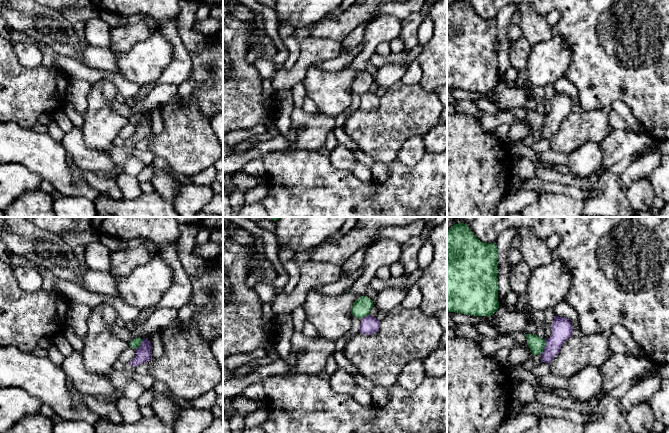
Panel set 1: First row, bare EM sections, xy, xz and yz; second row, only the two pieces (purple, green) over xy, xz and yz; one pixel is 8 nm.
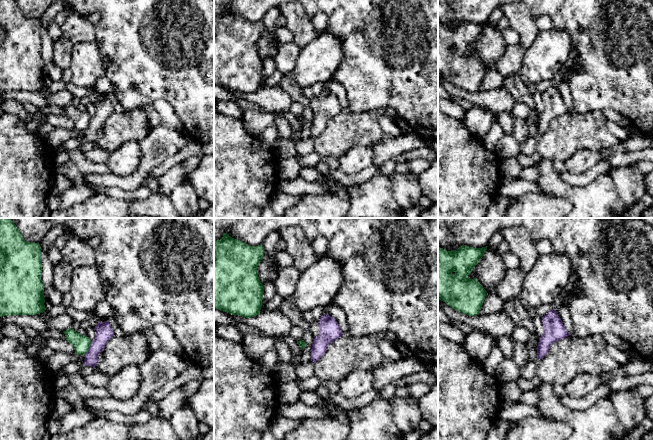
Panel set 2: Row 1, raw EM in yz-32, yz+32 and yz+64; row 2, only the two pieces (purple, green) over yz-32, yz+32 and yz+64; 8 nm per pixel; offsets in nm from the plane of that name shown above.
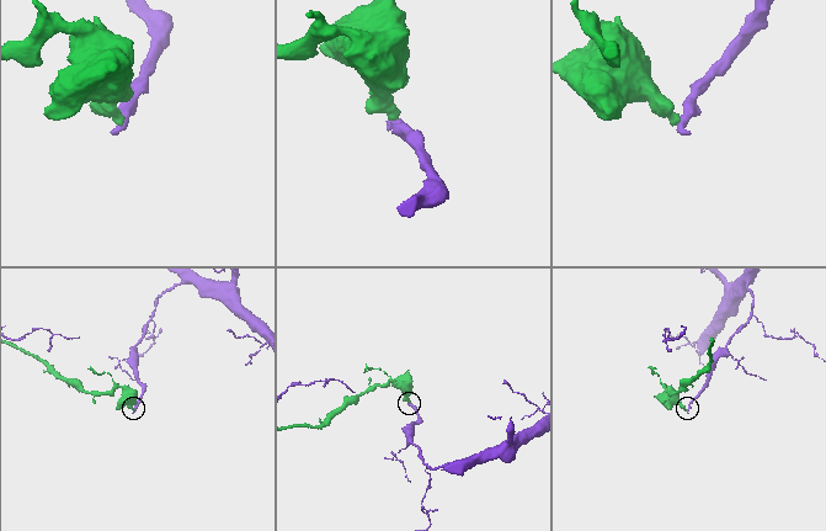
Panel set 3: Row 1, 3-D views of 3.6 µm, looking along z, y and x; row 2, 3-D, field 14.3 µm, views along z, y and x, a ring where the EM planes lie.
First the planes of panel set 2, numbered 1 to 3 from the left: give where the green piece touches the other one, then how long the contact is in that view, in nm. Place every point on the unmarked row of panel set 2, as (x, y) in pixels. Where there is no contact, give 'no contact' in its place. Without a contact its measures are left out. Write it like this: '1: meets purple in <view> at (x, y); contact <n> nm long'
1: meets purple in yz-32 at (89, 124); contact 130 nm long
2: no contact
3: no contact

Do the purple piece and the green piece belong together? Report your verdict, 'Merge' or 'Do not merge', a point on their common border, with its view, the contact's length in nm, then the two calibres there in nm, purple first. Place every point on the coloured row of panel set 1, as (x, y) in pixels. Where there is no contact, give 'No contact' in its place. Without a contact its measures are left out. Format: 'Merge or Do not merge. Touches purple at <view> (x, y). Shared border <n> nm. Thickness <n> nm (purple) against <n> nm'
Do not merge. Touches purple at yz (545, 346). Shared border 130 nm. Thickness 170 nm (purple) against 120 nm

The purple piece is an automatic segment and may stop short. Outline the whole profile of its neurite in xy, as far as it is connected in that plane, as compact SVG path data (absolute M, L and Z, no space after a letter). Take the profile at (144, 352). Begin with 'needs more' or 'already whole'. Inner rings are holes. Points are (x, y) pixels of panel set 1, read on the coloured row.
needs more | M143 338L141 345L135 351L135 357L127 365L124 365L121 371L113 371L111 374L109 374L111 383L118 392L118 397L115 399L96 397L97 400L116 403L121 397L124 397L123 392L125 386L131 380L131 376L136 371L136 367L144 362L150 361L152 358L151 342Z

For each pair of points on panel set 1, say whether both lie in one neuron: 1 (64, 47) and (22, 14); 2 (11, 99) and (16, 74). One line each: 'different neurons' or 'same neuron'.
1: same neuron
2: same neuron

